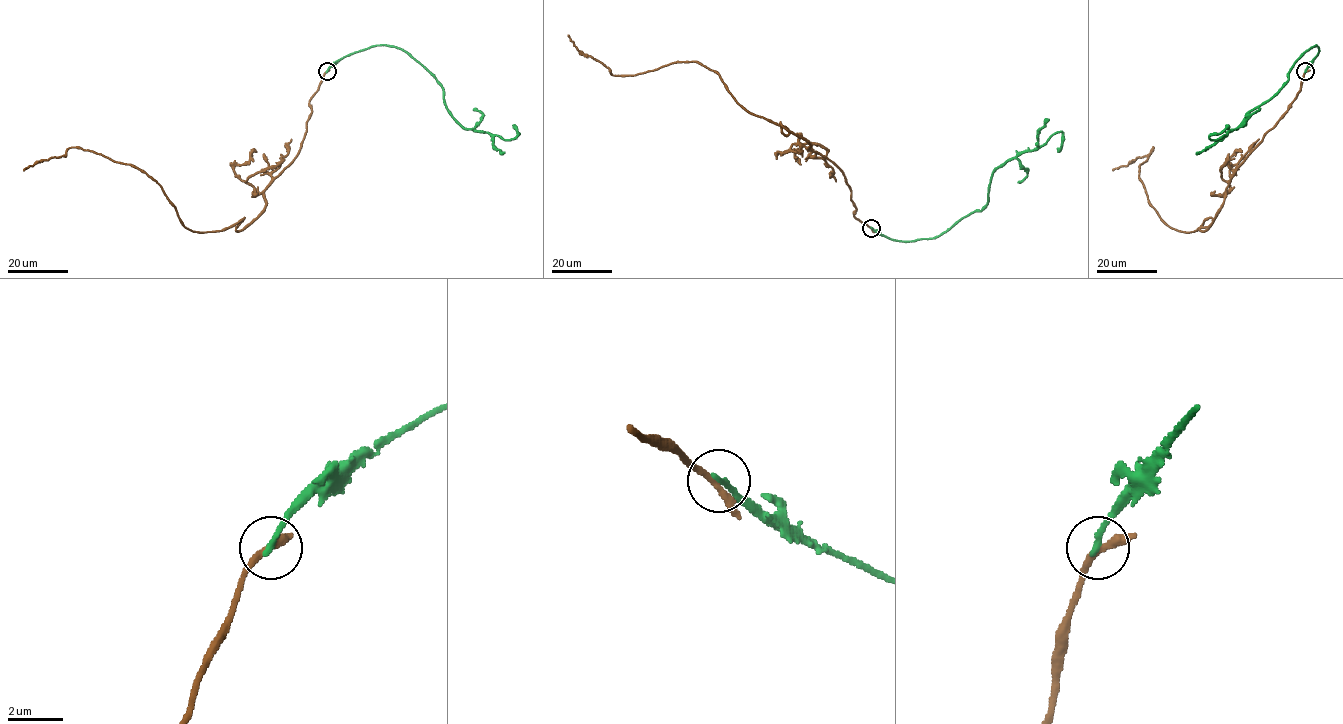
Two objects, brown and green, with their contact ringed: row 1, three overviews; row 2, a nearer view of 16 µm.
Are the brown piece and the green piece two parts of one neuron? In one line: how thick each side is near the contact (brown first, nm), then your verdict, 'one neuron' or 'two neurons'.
260 nm thick on the brown side, 240 nm on the other; two neurons

